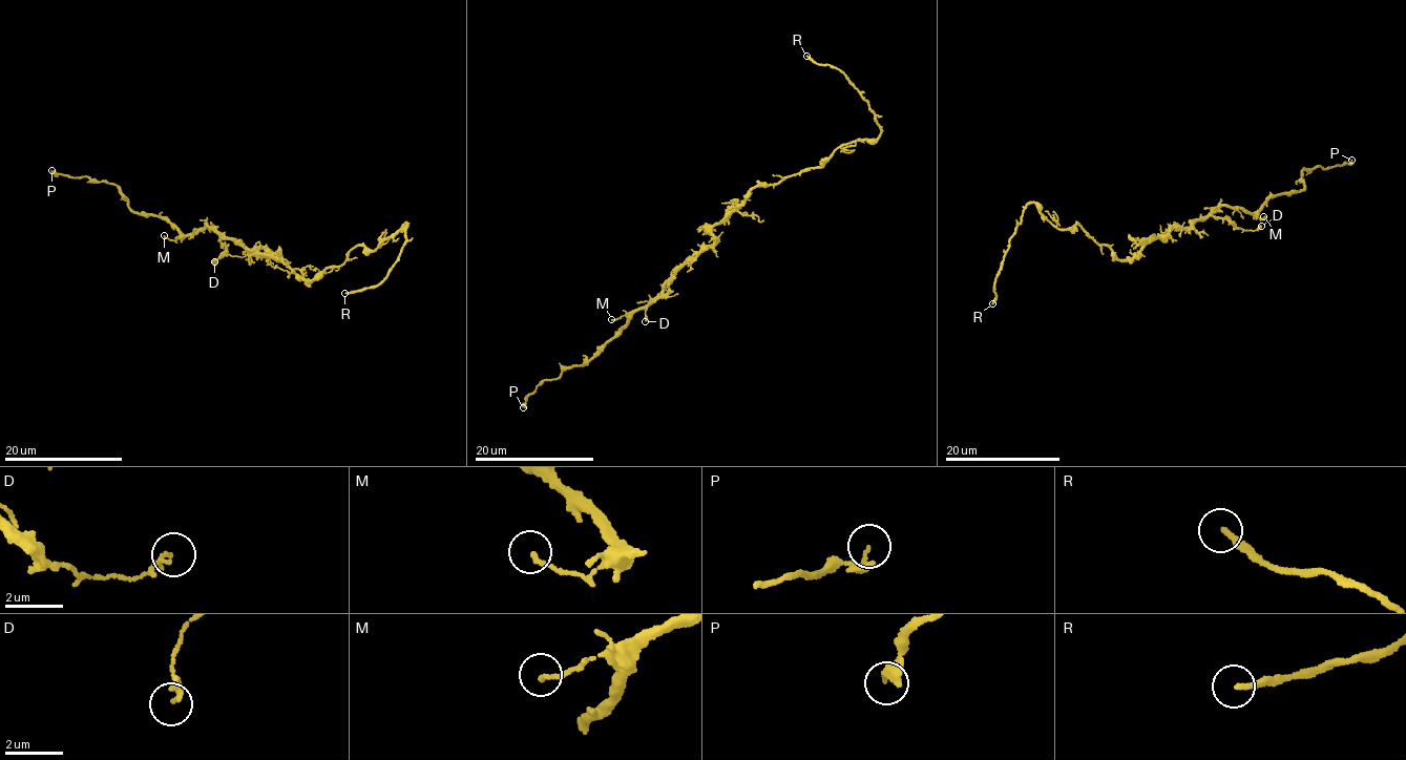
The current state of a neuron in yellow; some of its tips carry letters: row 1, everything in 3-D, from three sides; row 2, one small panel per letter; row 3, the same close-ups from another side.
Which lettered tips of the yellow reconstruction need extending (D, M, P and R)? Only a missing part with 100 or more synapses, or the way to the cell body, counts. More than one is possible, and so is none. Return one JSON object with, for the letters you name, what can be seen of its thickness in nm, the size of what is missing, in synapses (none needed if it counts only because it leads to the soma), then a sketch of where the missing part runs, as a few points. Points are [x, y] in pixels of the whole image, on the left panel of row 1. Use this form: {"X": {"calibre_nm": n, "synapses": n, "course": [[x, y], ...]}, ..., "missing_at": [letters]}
{"R": {"calibre_nm": 180, "course": [[344, 293], [294, 275], [284, 279], [280, 275]]}, "missing_at": ["R"]}

